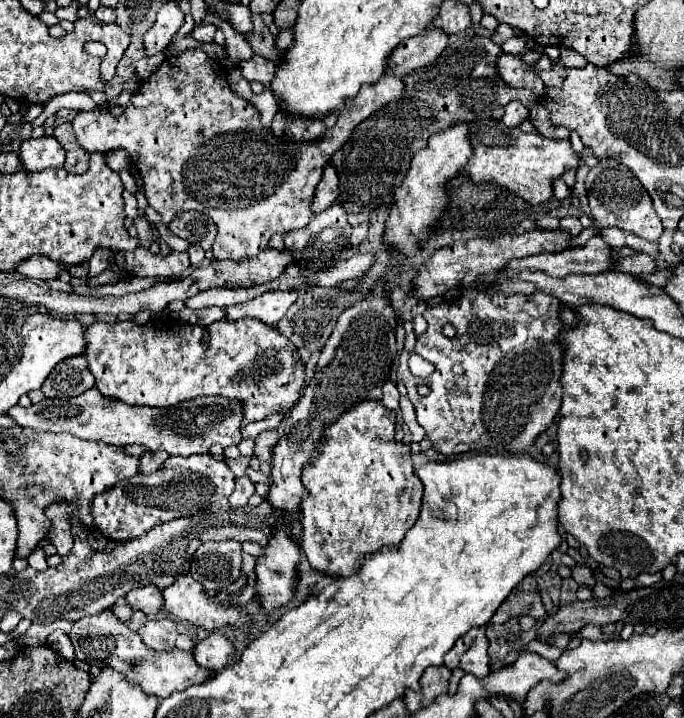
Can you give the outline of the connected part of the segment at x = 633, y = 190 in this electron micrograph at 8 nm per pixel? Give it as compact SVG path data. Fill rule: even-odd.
M603 159L589 171L585 185L597 227L619 227L645 241L657 241L661 237L663 227L659 223L659 217L655 215L651 197L647 195L647 191L643 191L643 185L631 175L631 171L627 171L627 167L615 163L615 159Z

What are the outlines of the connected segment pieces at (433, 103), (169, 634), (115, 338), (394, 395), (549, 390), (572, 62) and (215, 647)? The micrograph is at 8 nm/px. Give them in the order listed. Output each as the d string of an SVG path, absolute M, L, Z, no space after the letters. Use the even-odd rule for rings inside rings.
M463 37L449 45L435 63L403 77L405 91L395 103L377 109L369 119L355 127L351 139L331 157L339 173L339 197L345 211L375 211L383 197L393 197L409 171L409 163L419 149L427 147L431 135L449 127L489 117L499 105L517 99L525 107L535 105L535 95L527 89L507 87L495 71L495 59L503 49L487 37Z
M155 619L155 621L147 621L139 629L139 635L147 647L155 651L171 651L175 647L175 639L179 633L175 629L175 621Z
M151 319L149 323L145 325L137 325L137 323L131 323L131 321L117 321L117 323L93 323L87 327L87 361L89 361L89 369L91 373L95 375L95 385L99 389L101 395L109 397L109 399L117 399L117 401L123 401L127 405L147 405L147 407L171 407L171 405L177 405L181 401L189 401L193 397L199 397L199 395L227 395L229 399L239 399L243 405L245 405L245 417L243 417L243 427L247 423L253 423L253 421L259 421L259 419L265 419L267 415L271 413L279 413L279 411L289 411L299 395L301 395L301 387L303 387L303 381L305 381L305 365L301 363L295 347L291 341L285 339L285 335L281 335L277 329L273 327L267 327L265 323L259 323L257 319L237 319L237 321L215 321L207 327L201 327L201 325L189 325L189 323L181 323L177 319ZM205 331L207 331L207 337L209 341L205 343L203 337L205 337Z
M387 381L385 385L383 385L383 405L389 409L389 411L395 411L395 409L399 409L399 391L397 391L397 387L395 387L395 383L393 381Z
M467 291L455 303L429 307L423 317L429 329L417 337L413 353L435 365L435 371L425 379L431 387L427 397L417 393L421 379L411 375L407 361L409 351L399 355L397 377L407 387L407 397L415 405L417 421L425 429L433 447L445 455L467 453L469 449L499 449L517 453L529 447L541 435L561 407L561 373L563 351L561 341L563 321L559 317L563 303L547 293L531 295L497 295L483 291ZM517 313L531 313L531 337L517 343L513 337ZM445 323L453 323L457 335L447 339L441 333ZM501 341L515 341L515 347L501 347Z
M561 49L561 57L559 57L557 63L563 65L563 67L579 67L579 65L585 63L585 59L571 49Z
M211 633L205 639L197 641L193 655L201 667L221 671L235 661L235 647L225 635Z

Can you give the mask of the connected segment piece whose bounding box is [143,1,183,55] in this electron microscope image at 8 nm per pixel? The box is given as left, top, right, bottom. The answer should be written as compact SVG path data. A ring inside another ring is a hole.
M167 1L161 11L157 13L155 25L143 35L145 41L145 53L147 55L157 55L167 49L171 43L171 37L179 31L183 25L183 13L175 1Z

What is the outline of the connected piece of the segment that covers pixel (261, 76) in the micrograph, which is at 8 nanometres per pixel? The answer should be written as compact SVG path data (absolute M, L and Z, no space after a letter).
M255 55L255 57L249 59L249 61L243 61L243 63L239 65L239 69L241 69L241 73L243 73L245 79L249 79L249 81L259 81L259 83L263 83L265 87L271 87L271 81L273 81L273 77L275 77L275 73L277 73L275 63L271 63L269 59L265 59L265 57L261 57L261 55Z

